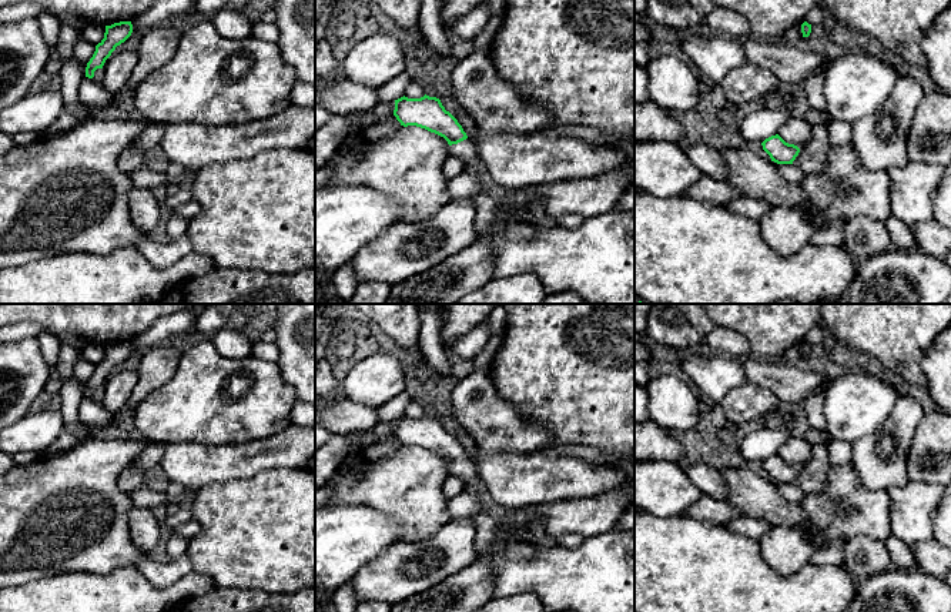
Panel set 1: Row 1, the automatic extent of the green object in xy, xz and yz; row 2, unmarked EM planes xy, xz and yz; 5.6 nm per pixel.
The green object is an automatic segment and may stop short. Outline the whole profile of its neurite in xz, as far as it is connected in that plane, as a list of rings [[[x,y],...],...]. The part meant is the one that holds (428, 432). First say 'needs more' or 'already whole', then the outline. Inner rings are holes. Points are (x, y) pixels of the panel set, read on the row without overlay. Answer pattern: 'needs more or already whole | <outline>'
needs more | [[[426,414],[421,418],[403,415],[395,419],[394,435],[403,447],[416,445],[443,457],[451,472],[459,476],[469,489],[485,485],[476,464],[468,458],[462,445],[445,429],[439,418]]]

